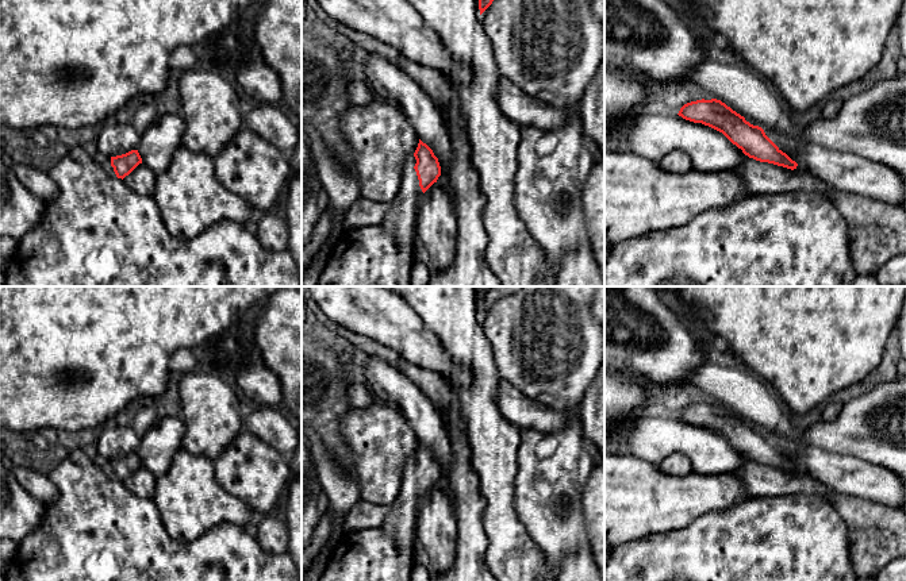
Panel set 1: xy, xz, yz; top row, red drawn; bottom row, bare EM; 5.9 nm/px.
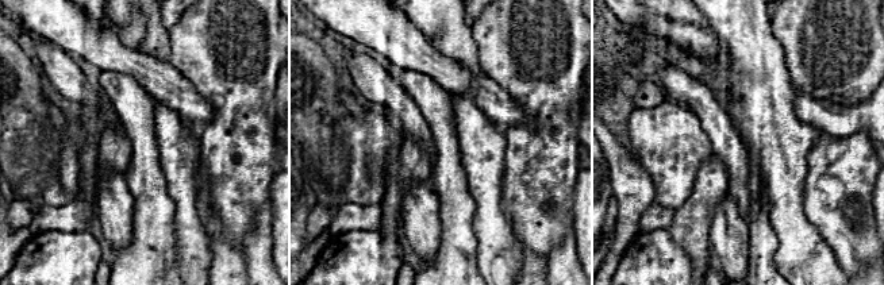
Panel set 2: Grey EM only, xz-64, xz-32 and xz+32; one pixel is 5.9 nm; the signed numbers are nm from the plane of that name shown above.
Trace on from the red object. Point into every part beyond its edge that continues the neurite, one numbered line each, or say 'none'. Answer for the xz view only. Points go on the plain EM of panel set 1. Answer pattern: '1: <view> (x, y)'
1: xz (400, 524)

